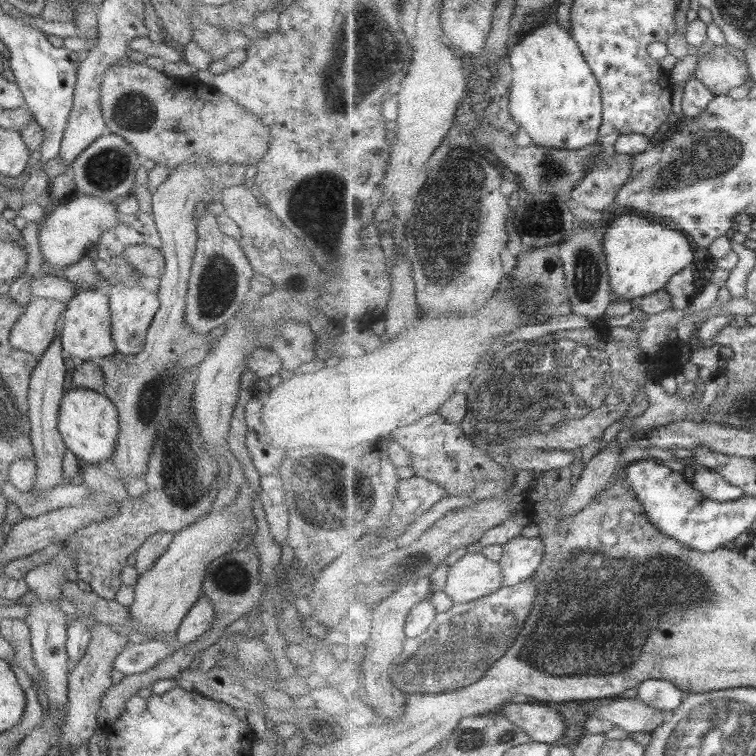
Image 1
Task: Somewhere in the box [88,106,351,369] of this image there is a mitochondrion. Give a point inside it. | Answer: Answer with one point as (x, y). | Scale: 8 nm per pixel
(319, 206)

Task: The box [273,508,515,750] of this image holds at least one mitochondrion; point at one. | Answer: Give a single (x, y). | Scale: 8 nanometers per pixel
(463, 628)

